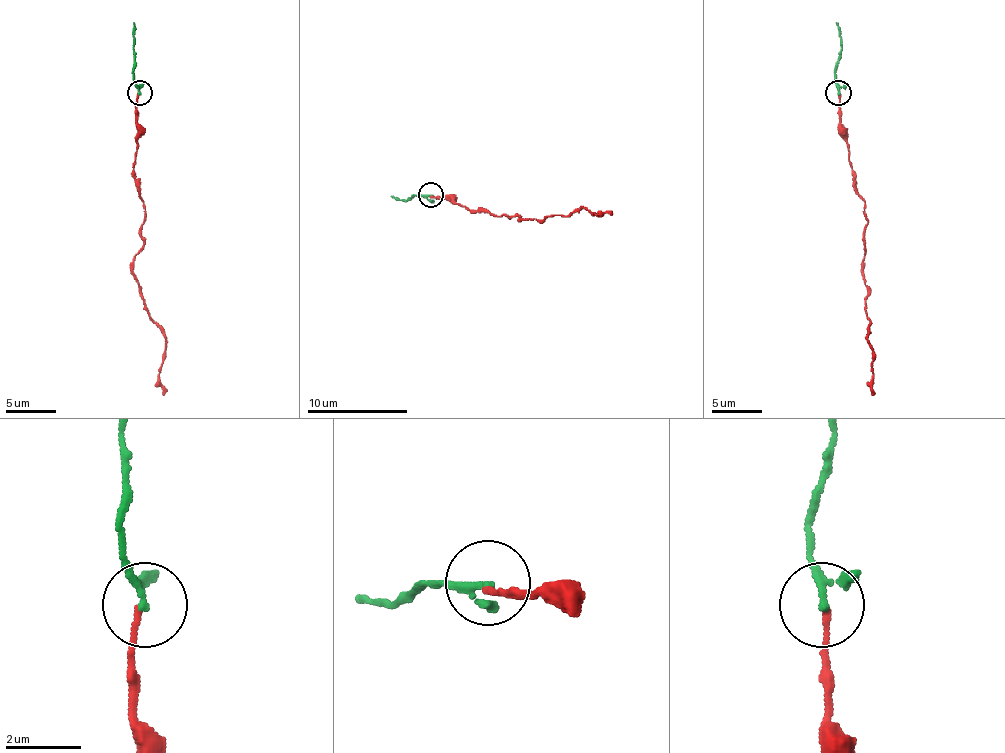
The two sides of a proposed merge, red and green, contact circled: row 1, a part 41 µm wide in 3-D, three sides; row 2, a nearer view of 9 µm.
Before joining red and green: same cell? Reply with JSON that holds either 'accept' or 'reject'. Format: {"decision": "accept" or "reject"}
{"decision": "accept"}

